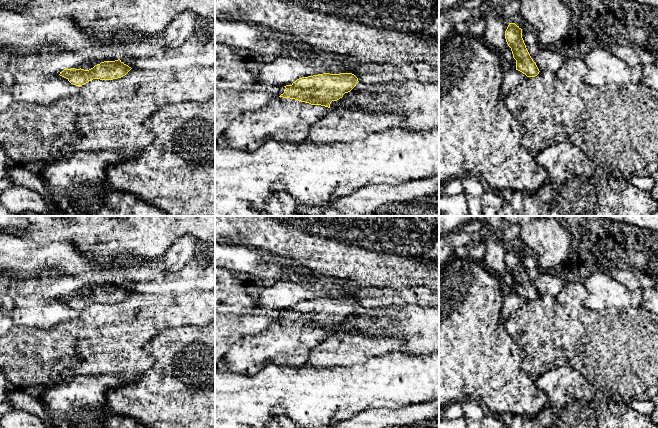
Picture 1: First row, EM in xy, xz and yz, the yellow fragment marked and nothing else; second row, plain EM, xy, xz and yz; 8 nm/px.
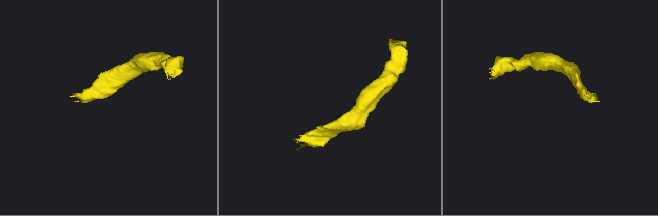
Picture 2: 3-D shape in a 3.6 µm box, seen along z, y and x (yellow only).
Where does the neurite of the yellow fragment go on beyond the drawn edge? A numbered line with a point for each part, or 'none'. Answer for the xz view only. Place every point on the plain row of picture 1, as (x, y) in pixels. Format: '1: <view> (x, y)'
1: xz (287, 344)

